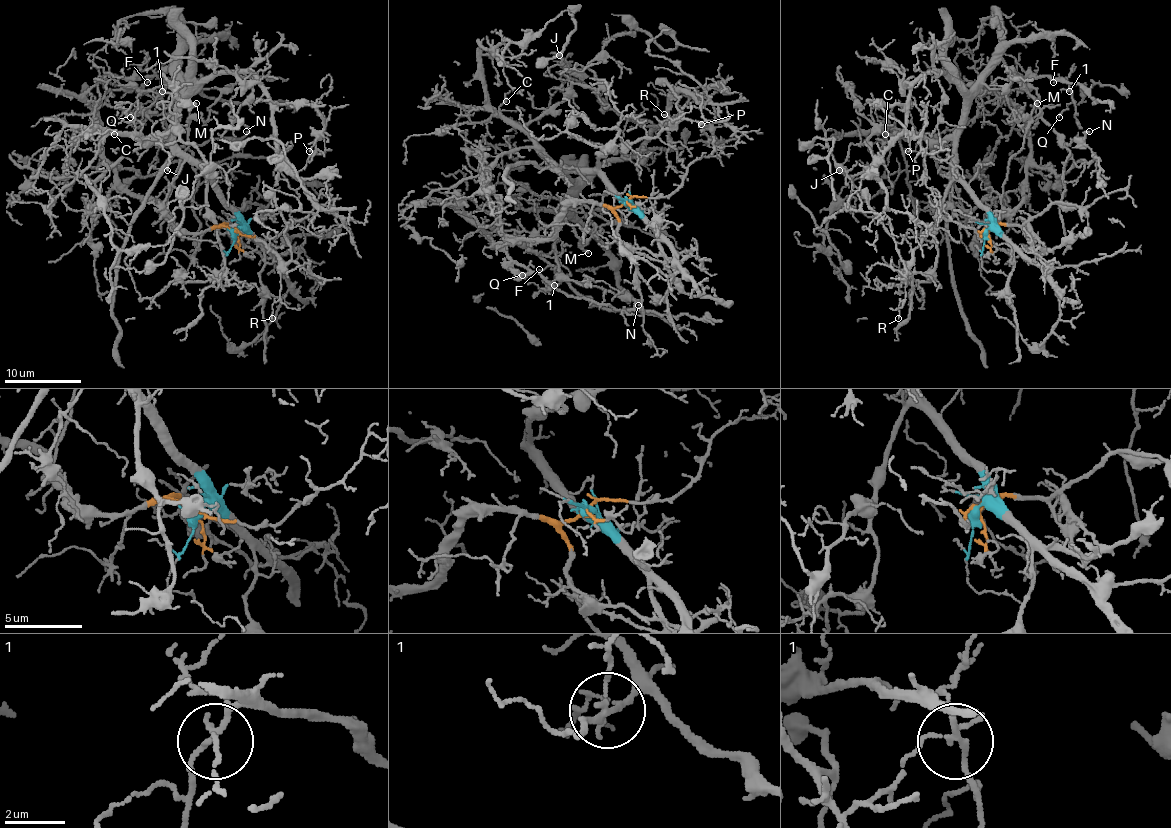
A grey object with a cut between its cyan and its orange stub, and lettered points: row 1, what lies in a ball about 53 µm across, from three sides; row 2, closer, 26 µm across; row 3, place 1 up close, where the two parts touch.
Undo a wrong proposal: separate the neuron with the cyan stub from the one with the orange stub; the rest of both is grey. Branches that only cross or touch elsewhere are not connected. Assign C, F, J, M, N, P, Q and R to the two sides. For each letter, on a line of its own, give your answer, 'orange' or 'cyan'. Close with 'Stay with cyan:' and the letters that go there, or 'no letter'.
C: cyan
F: orange
J: cyan
M: orange
N: cyan
P: cyan
Q: orange
R: cyan
Stay with cyan: C, J, N, P, R

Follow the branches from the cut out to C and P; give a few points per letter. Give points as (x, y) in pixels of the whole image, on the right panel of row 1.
C: (986, 232), (989, 217), (957, 173), (957, 150), (951, 140), (909, 136), (892, 125), (884, 134)
P: (986, 232), (989, 217), (957, 173), (965, 94), (944, 73), (923, 75), (903, 104), (882, 104), (907, 152)

